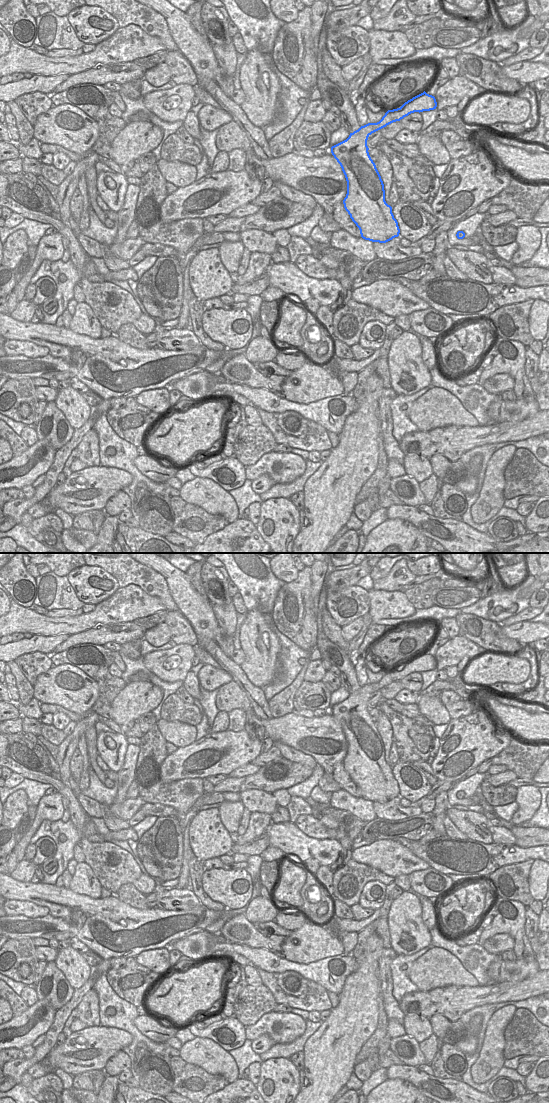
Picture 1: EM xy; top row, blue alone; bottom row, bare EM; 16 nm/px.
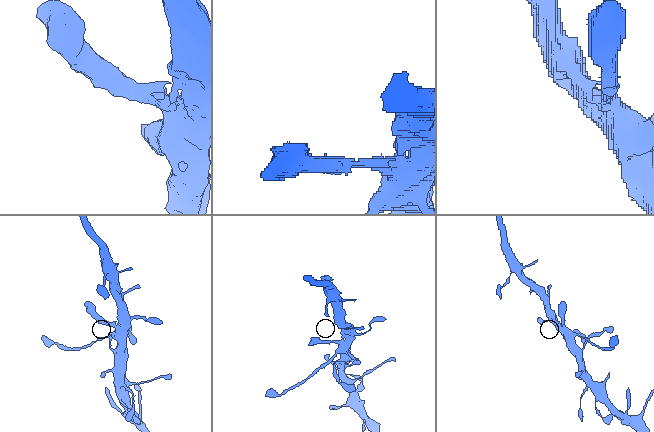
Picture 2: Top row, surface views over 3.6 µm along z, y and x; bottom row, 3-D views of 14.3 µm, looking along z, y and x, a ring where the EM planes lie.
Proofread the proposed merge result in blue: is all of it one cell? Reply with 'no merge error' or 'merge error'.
no merge error

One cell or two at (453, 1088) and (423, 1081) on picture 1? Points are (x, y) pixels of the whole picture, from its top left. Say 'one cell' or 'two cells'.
one cell

